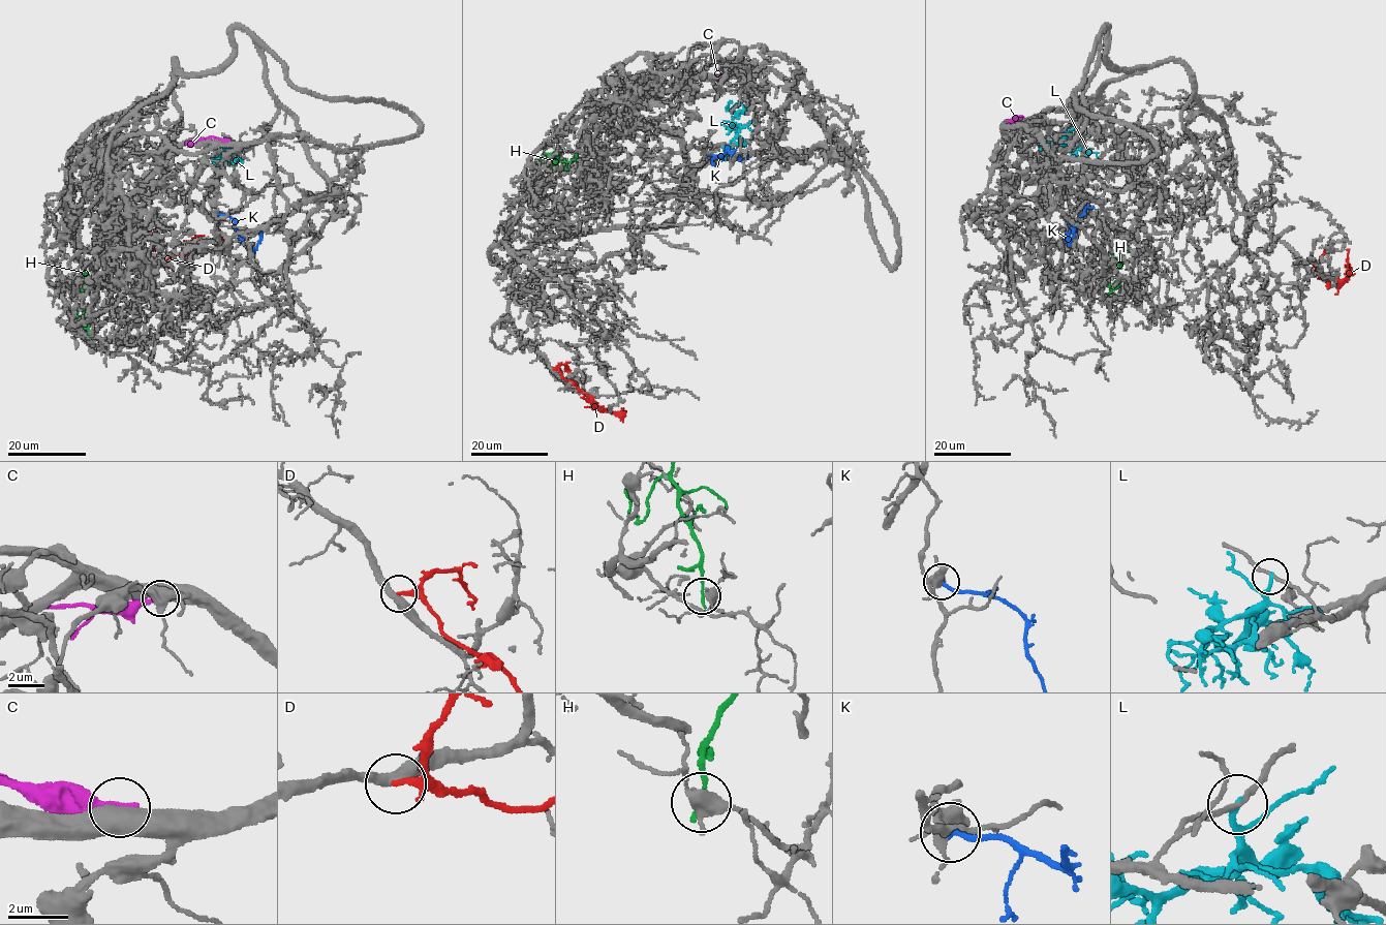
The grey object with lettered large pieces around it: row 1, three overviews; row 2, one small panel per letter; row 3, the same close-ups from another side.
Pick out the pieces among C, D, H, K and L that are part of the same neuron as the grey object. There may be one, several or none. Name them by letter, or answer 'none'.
none

